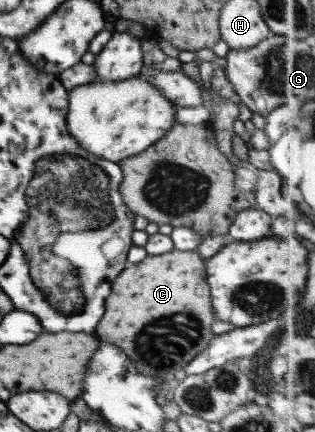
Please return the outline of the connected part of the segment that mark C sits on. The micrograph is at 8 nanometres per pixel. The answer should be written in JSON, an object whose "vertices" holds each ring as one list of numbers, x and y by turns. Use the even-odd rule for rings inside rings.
{"vertices":[[165,252,159,256,147,256,143,262,131,264,115,280,113,290,105,298,105,312,97,324,95,334,109,344,121,348,130,366,143,376,165,376,184,368,187,362,201,352,209,338,209,326,213,322,213,312,209,304,209,288,205,284,203,260,195,252]]}

